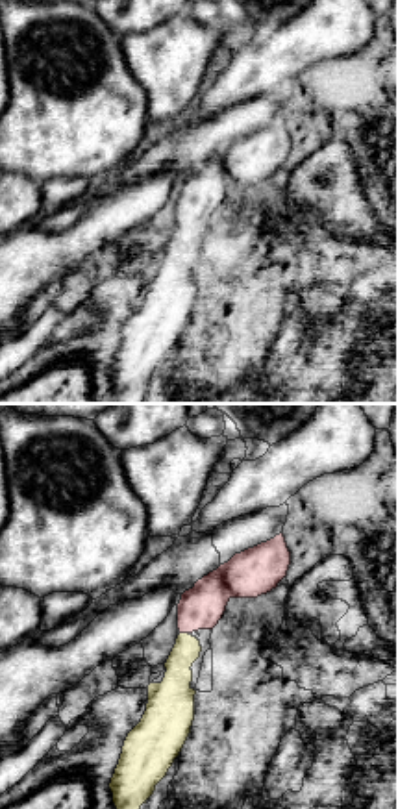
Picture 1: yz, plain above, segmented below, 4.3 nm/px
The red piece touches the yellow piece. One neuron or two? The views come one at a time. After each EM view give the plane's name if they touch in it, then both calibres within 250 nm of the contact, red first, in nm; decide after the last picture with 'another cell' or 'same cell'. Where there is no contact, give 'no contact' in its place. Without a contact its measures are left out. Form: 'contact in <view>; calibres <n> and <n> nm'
contact in yz; calibres 190 and 130 nm

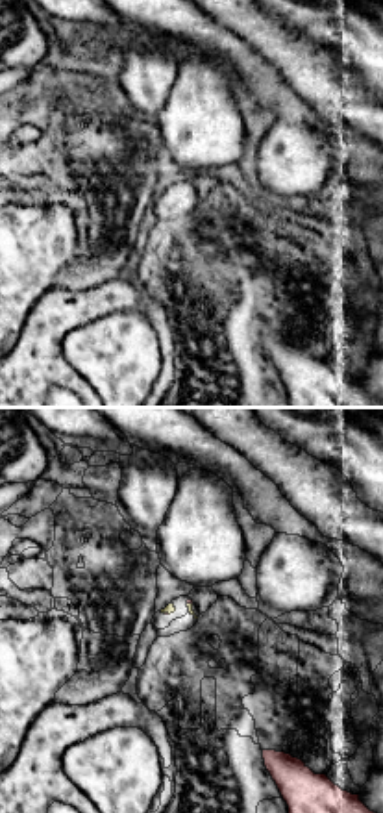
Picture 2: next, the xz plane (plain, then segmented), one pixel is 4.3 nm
contact in xz; calibres 20 and 20 nm

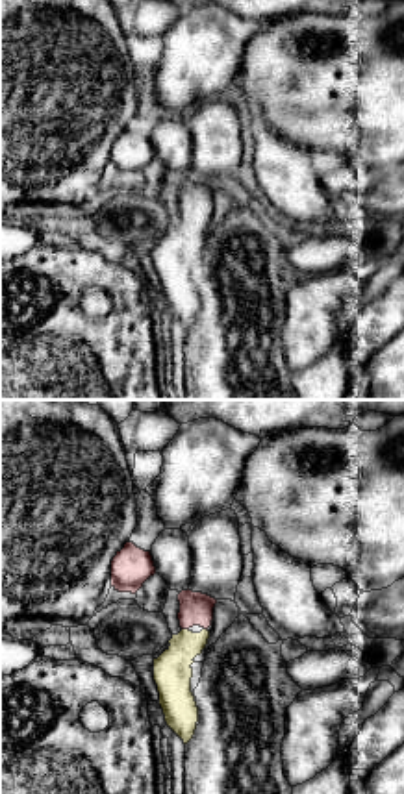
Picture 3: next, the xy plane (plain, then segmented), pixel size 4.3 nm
contact in xy; calibres 140 and 170 nm

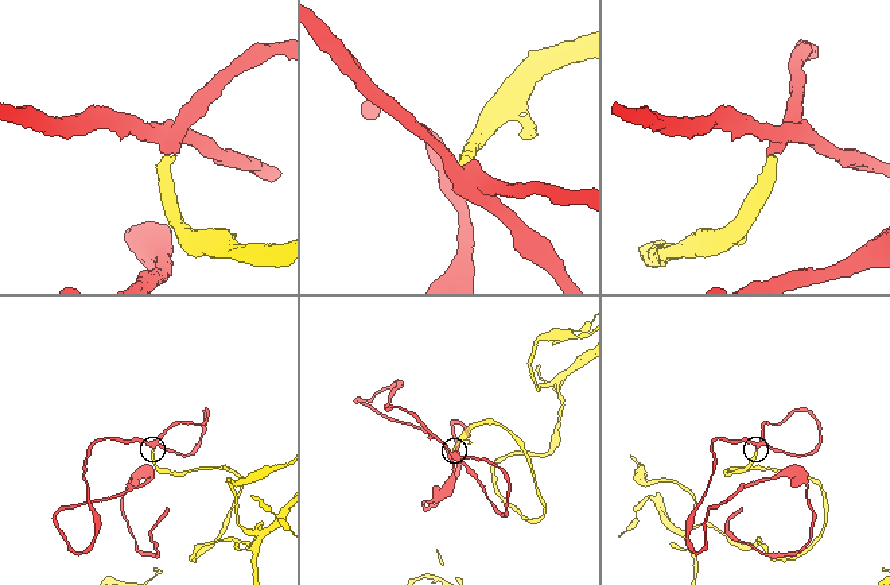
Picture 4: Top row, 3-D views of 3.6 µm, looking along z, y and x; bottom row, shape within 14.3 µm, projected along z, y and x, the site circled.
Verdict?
same cell

